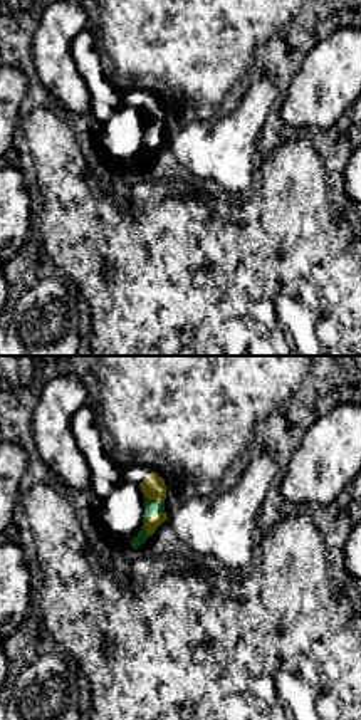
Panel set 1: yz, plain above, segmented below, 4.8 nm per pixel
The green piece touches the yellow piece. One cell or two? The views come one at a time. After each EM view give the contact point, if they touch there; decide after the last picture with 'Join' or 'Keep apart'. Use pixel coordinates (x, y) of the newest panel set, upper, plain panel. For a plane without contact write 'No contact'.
Touches green at (148, 141)

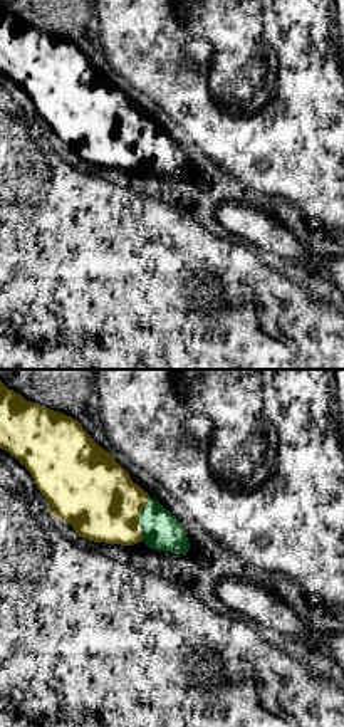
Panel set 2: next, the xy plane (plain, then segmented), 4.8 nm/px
Touches green at (138, 143)

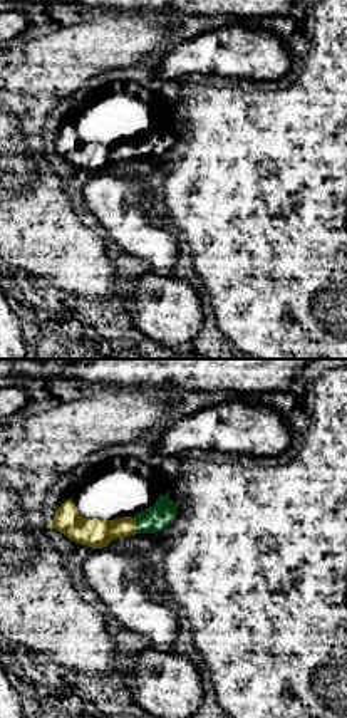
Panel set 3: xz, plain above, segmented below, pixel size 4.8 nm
Touches green at (136, 150)

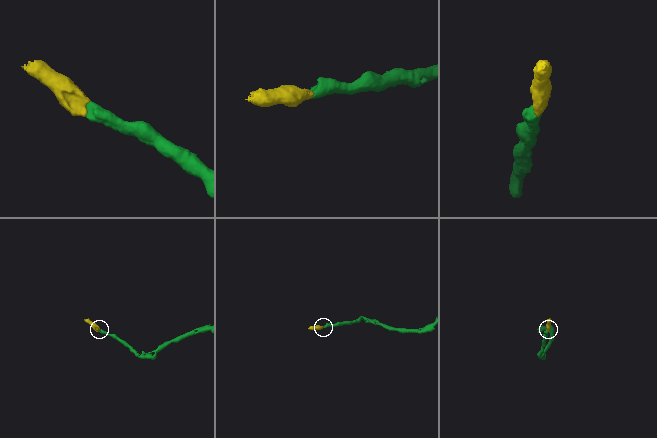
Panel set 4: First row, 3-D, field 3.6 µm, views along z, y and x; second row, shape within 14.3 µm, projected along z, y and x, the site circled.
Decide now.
Join

